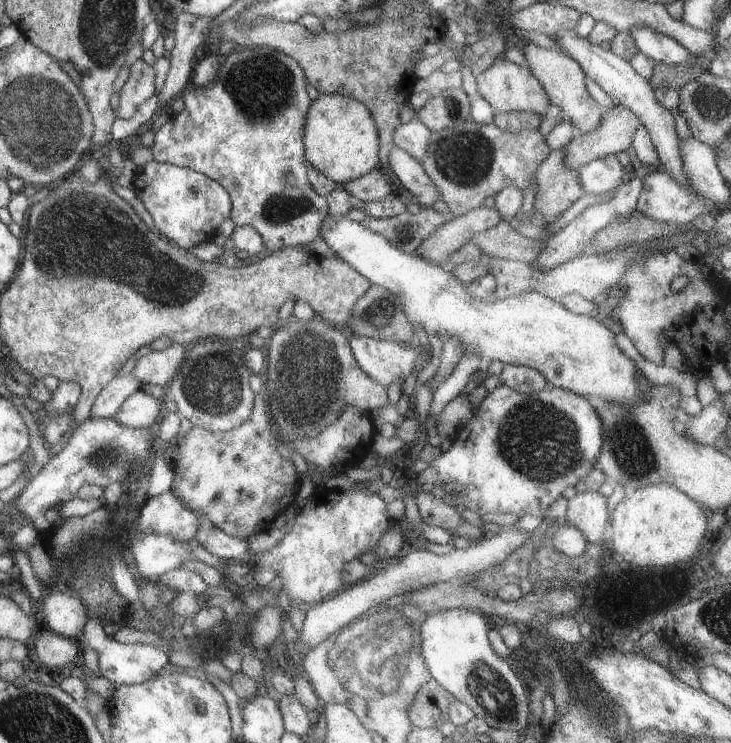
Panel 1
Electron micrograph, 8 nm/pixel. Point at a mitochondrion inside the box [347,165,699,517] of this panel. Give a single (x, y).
(537, 441)

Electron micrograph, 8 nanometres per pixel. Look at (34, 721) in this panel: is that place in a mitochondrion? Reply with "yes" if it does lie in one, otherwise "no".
yes

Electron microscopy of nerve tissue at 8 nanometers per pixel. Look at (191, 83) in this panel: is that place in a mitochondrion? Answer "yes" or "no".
no

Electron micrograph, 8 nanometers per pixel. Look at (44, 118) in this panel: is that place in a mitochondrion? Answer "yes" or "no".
yes

